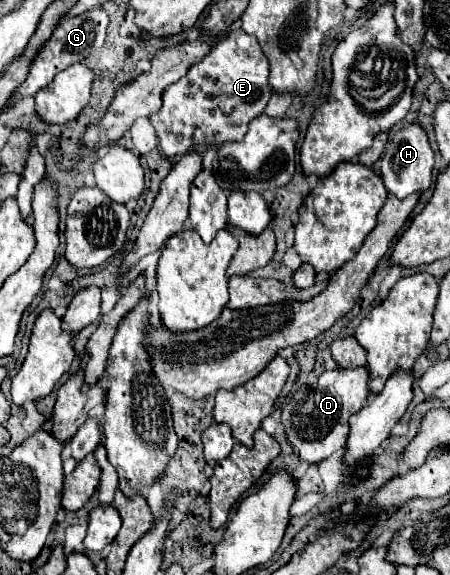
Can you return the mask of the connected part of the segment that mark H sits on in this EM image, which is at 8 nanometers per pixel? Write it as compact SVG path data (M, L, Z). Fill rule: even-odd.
M417 123L399 129L389 139L381 159L381 175L385 179L385 187L391 197L405 199L411 193L425 193L431 185L431 169L433 169L433 151L429 147L425 131Z

